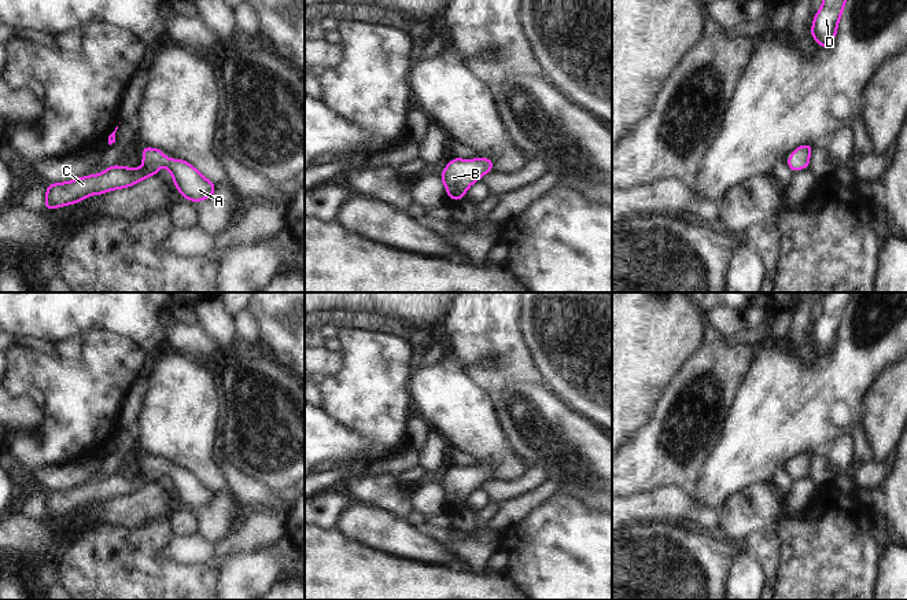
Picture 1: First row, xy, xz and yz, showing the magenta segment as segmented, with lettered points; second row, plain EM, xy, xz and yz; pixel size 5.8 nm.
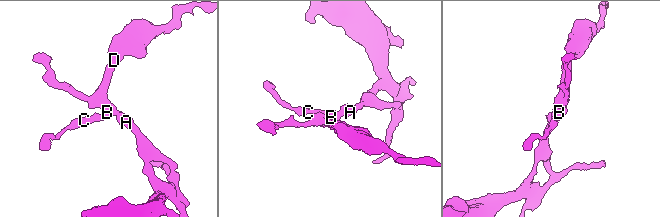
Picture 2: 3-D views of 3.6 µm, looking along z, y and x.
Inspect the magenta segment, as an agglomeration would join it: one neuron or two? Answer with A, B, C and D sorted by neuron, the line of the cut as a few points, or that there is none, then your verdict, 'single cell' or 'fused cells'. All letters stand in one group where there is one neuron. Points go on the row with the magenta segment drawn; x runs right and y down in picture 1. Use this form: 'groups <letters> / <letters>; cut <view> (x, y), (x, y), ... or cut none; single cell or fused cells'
groups A B C D; cut none; single cell

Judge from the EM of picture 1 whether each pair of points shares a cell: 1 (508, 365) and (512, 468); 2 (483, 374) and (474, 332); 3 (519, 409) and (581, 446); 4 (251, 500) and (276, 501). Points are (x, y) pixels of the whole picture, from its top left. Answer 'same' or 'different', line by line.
1: different
2: same
3: same
4: same

